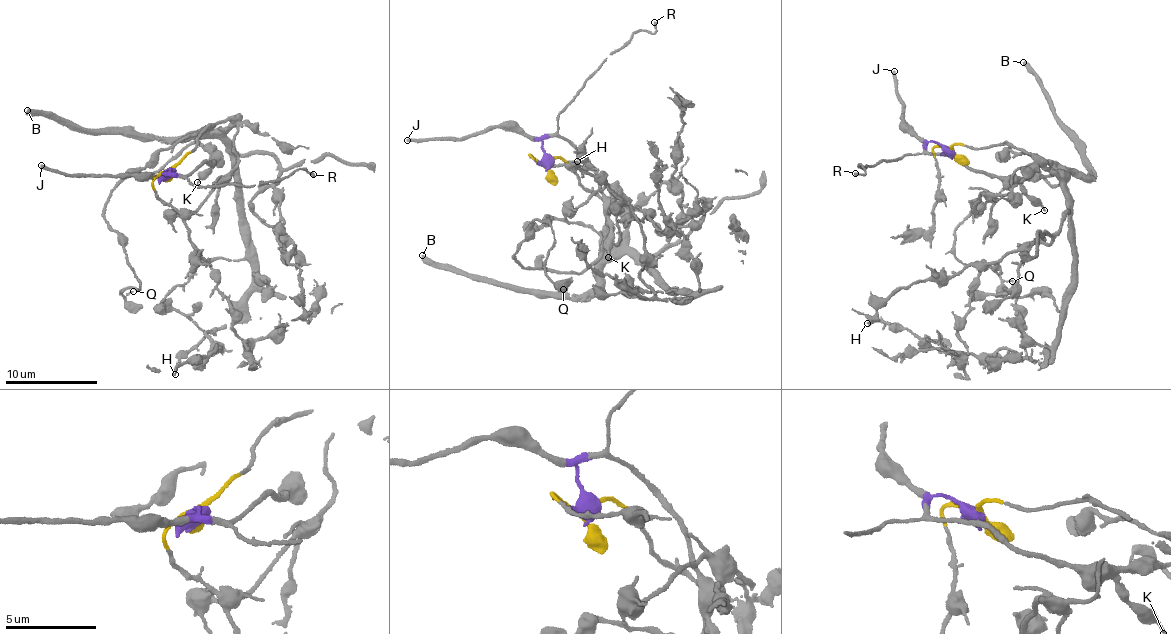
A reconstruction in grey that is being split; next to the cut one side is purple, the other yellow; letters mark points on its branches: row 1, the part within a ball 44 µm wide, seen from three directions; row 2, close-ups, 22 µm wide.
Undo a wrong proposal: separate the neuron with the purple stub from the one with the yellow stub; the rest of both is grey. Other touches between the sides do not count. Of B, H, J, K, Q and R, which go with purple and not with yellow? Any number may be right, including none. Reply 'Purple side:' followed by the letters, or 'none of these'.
Purple side: J, K, Q, R

